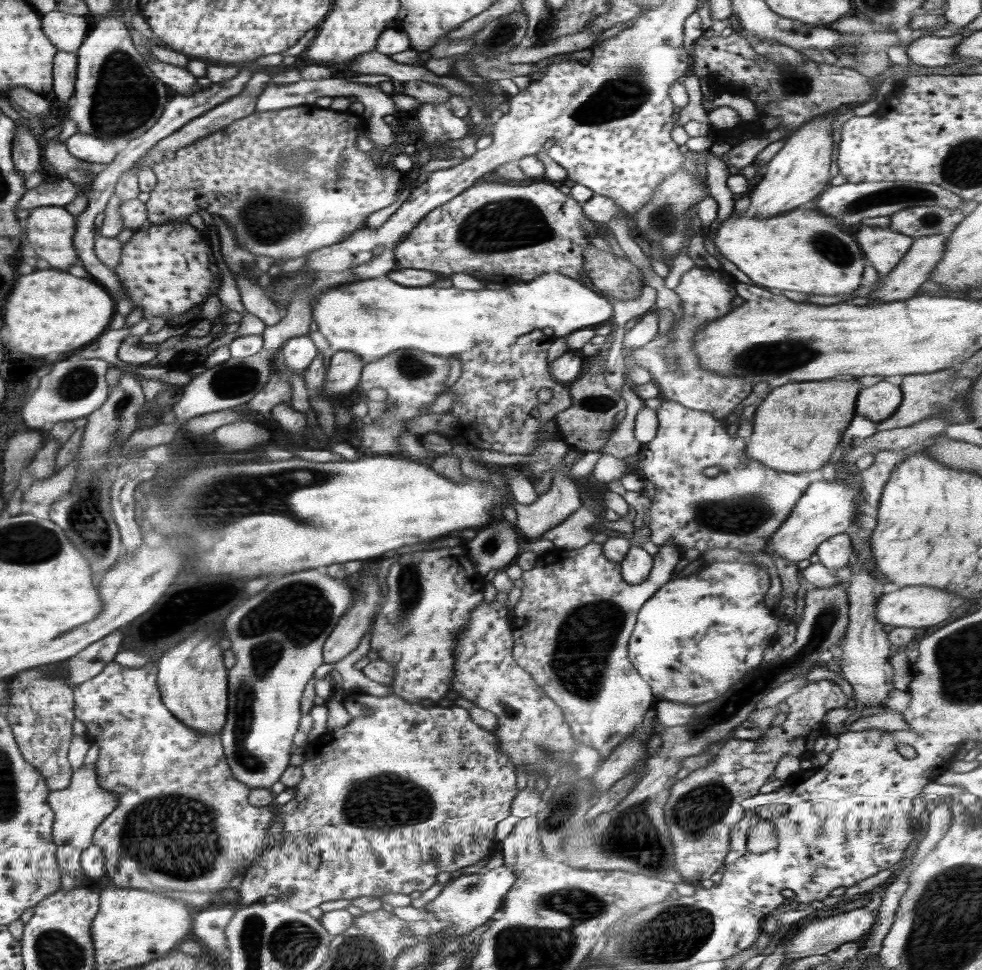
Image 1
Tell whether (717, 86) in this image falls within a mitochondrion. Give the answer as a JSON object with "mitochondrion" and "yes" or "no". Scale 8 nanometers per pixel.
{"mitochondrion":"no"}

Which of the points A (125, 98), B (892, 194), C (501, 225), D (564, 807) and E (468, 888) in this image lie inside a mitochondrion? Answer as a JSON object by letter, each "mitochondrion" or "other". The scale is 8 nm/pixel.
{"A":"mitochondrion","B":"mitochondrion","C":"mitochondrion","D":"mitochondrion","E":"mitochondrion"}

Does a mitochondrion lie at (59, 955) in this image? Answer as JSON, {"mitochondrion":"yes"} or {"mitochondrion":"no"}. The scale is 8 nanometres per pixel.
{"mitochondrion":"yes"}

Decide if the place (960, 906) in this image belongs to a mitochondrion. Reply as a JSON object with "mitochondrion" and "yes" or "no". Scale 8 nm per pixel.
{"mitochondrion":"yes"}

